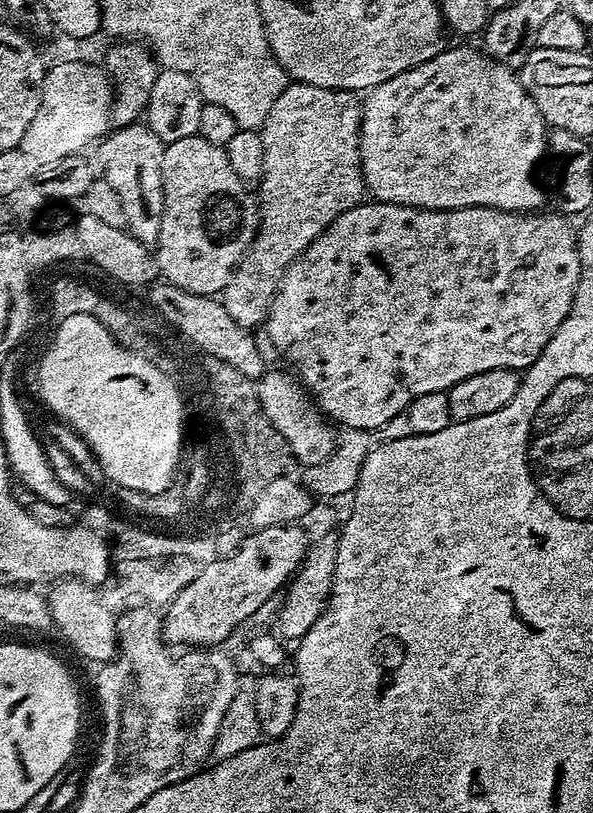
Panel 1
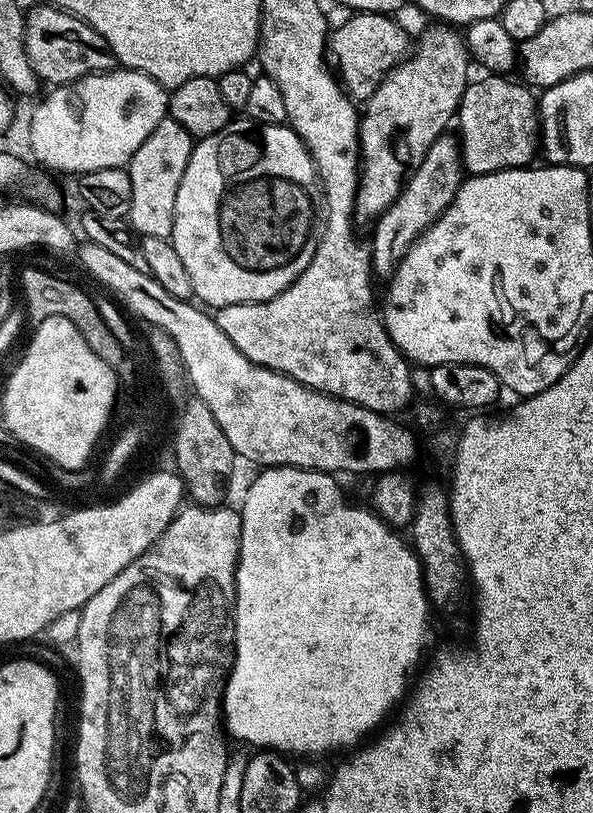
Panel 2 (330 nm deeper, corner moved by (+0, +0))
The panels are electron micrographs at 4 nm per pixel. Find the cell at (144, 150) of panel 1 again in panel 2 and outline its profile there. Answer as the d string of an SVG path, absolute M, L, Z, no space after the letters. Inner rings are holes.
M166 118L154 126L150 138L134 150L132 161L126 165L130 174L130 210L126 220L133 233L141 237L169 238L174 226L174 198L178 198L178 182L186 174L186 162L194 147L194 137L178 122Z

